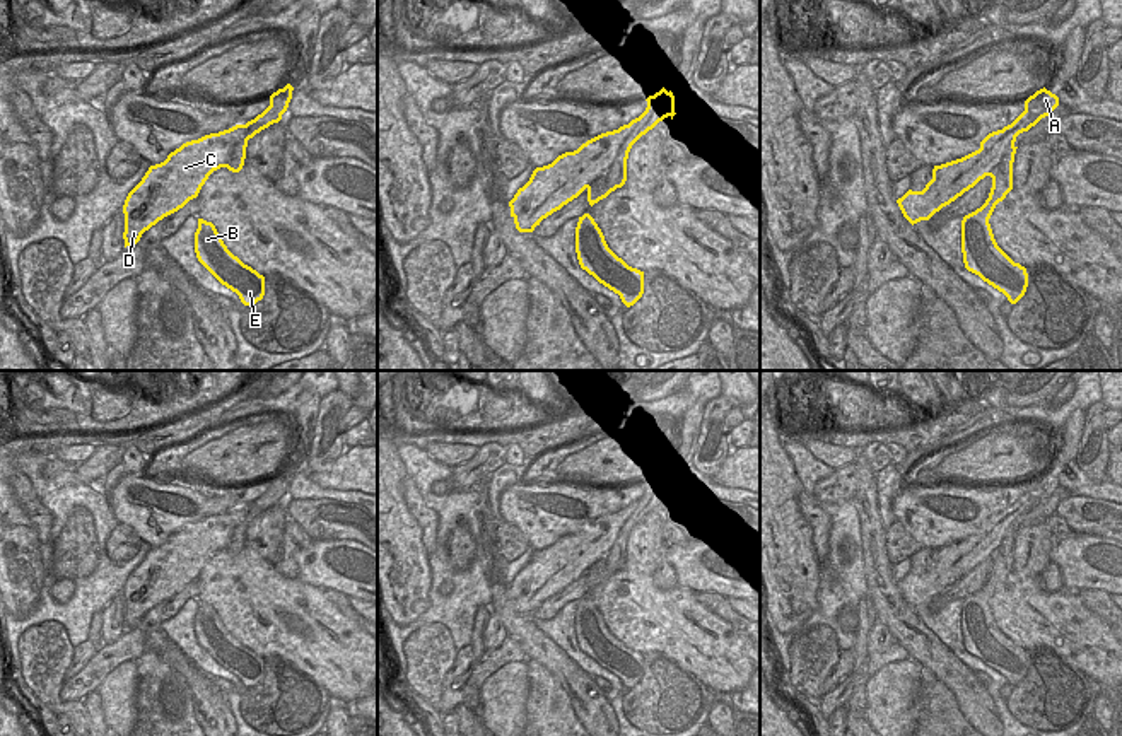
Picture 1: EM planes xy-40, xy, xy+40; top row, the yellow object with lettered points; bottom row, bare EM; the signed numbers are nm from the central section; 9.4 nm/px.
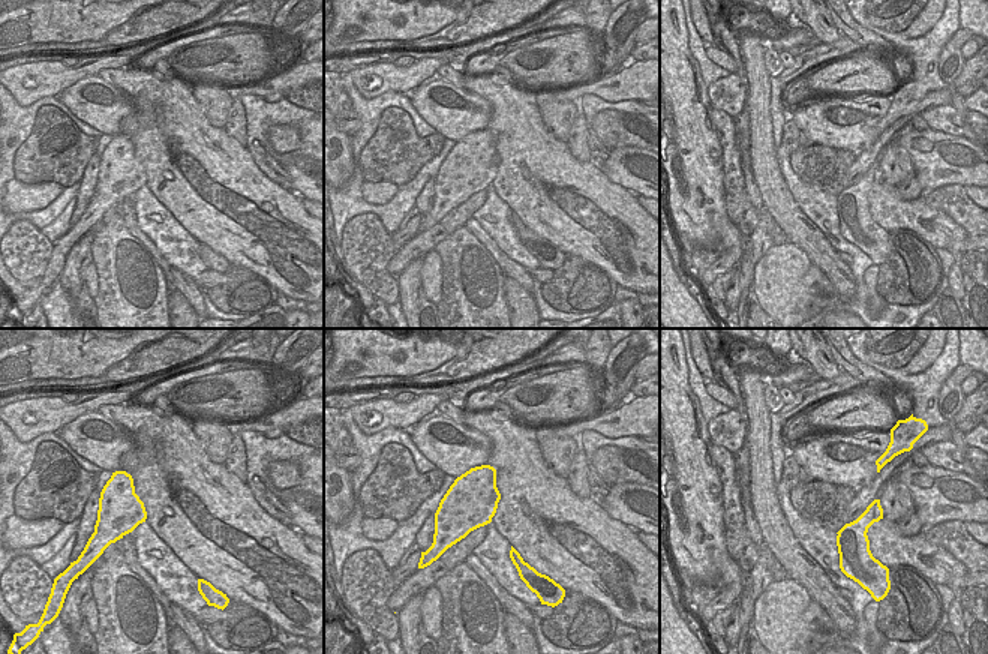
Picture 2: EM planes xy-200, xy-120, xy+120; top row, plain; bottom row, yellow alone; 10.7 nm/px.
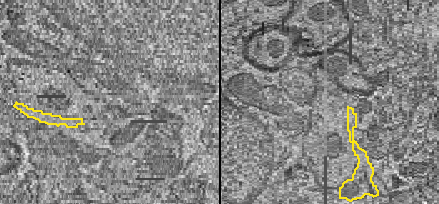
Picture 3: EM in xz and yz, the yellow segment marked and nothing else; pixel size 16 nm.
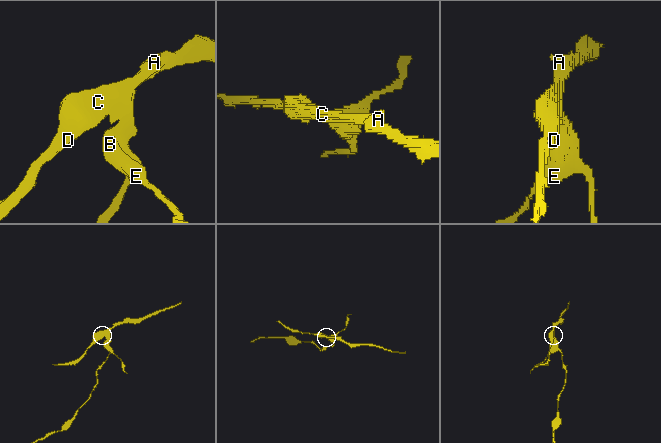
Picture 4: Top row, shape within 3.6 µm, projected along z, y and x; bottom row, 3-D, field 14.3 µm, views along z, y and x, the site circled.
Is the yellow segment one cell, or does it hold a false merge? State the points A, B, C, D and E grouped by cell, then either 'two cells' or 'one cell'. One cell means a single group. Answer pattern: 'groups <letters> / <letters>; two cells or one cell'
groups A C D / B E; two cells

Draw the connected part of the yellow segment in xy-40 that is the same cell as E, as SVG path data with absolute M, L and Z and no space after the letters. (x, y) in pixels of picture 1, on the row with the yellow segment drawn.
M198 219L195 232L198 261L227 289L236 292L244 306L256 304L265 295L265 277L244 265L224 244L212 222Z

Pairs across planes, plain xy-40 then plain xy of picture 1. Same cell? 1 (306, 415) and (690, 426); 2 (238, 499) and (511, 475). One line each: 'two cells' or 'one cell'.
1: one cell
2: two cells

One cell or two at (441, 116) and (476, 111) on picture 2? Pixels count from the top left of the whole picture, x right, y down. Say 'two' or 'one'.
one

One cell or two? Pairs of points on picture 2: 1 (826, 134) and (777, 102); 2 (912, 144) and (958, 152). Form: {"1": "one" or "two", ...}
{"1": "two", "2": "one"}

